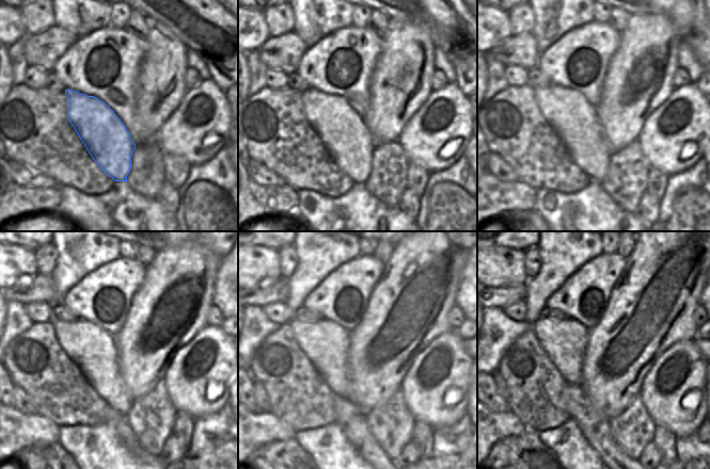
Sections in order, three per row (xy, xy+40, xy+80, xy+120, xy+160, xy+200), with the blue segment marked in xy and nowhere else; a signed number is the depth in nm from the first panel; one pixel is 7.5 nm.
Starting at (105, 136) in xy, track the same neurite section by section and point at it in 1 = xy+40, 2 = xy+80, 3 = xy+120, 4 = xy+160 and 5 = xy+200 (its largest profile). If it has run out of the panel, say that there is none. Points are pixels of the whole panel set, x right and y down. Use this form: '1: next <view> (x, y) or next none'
1: next xy+40 (343, 132)
2: next xy+80 (574, 119)
3: next xy+120 (93, 350)
4: next xy+160 (326, 343)
5: next xy+200 (565, 341)

